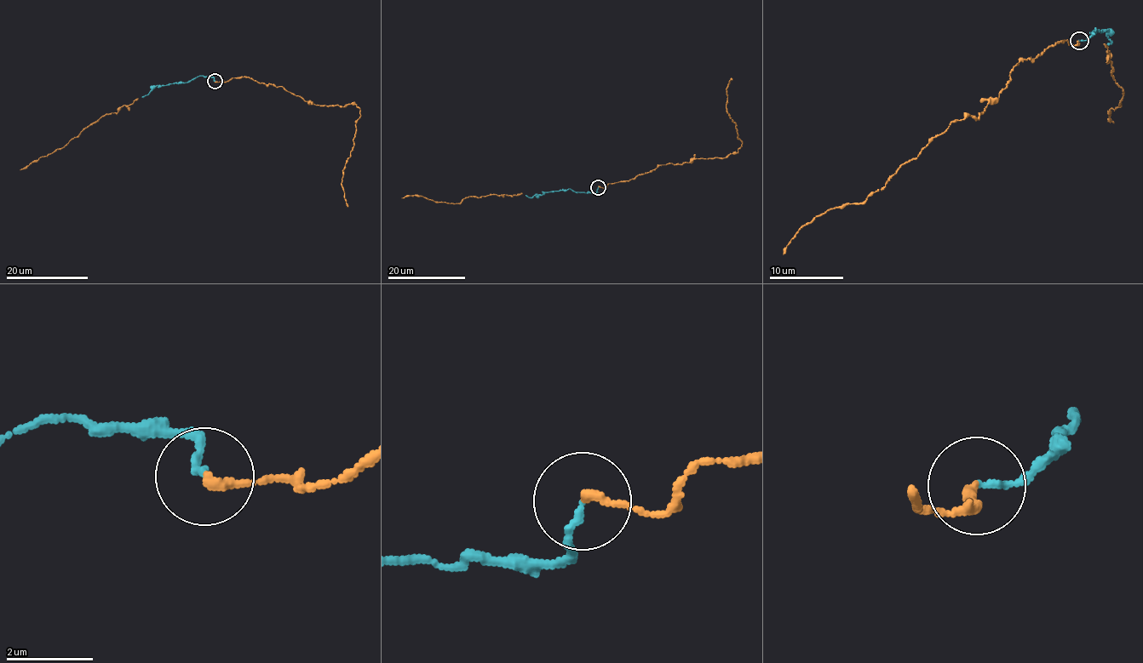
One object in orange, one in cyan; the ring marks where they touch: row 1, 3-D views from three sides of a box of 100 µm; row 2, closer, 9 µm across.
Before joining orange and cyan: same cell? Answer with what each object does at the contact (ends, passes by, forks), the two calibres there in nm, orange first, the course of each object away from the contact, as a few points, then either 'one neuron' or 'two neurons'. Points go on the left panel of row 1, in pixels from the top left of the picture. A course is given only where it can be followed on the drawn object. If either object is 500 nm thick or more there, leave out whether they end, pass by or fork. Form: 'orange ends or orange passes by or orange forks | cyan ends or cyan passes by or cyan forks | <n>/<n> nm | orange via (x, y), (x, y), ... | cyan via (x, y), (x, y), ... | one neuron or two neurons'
orange ends | cyan ends | 200/130 nm | orange via (214, 81), (249, 77), (284, 87), (315, 105), (355, 104), (359, 117), (353, 150), (342, 172), (347, 207) | cyan via (214, 81), (213, 77), (197, 76), (186, 82), (157, 85), (142, 97) | one neuron

